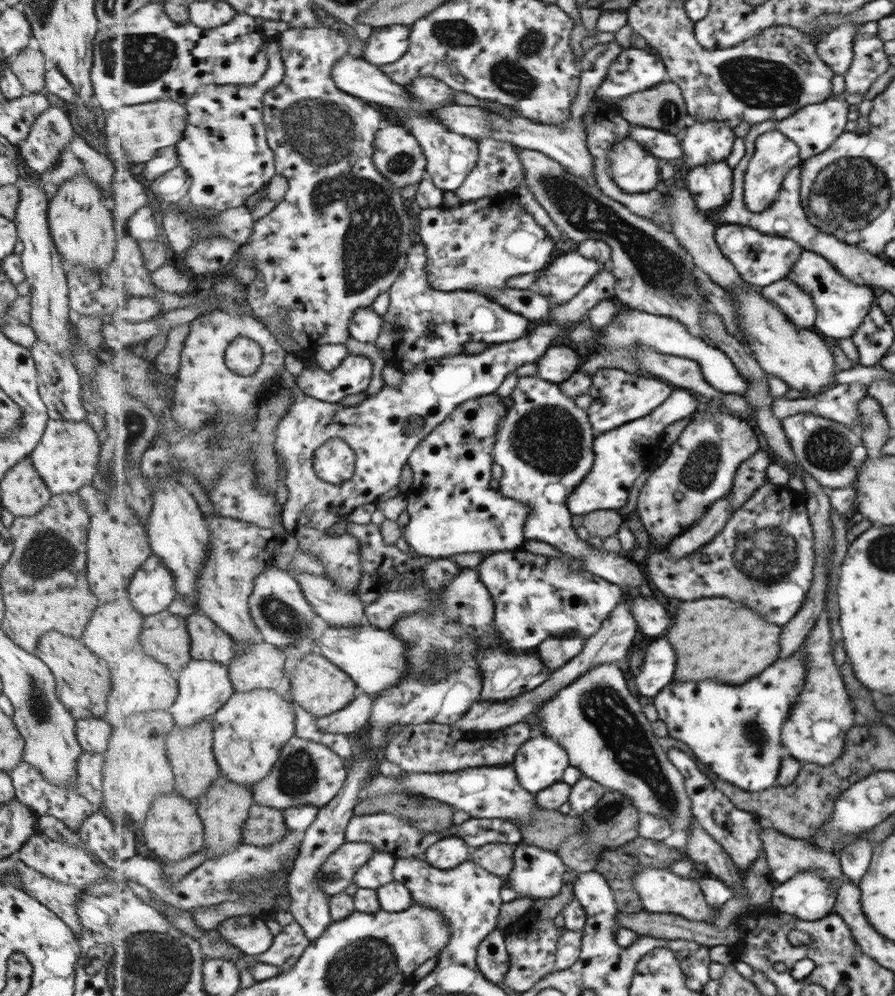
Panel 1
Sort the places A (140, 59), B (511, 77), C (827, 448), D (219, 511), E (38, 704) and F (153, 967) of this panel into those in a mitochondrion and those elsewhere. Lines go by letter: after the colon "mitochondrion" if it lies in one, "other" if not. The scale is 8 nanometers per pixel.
A: mitochondrion
B: mitochondrion
C: mitochondrion
D: other
E: mitochondrion
F: mitochondrion

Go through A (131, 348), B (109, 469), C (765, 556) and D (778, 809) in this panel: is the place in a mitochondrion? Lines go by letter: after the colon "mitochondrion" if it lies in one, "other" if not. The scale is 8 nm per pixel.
A: other
B: mitochondrion
C: mitochondrion
D: other

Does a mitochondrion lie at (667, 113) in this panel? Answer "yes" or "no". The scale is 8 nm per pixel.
yes

